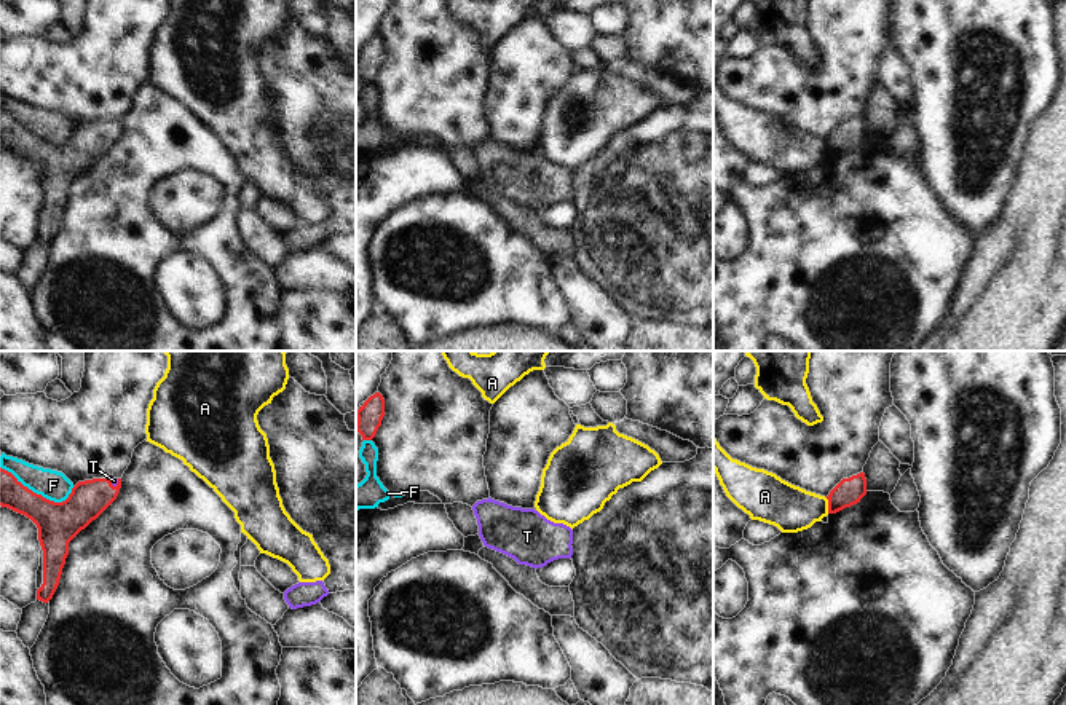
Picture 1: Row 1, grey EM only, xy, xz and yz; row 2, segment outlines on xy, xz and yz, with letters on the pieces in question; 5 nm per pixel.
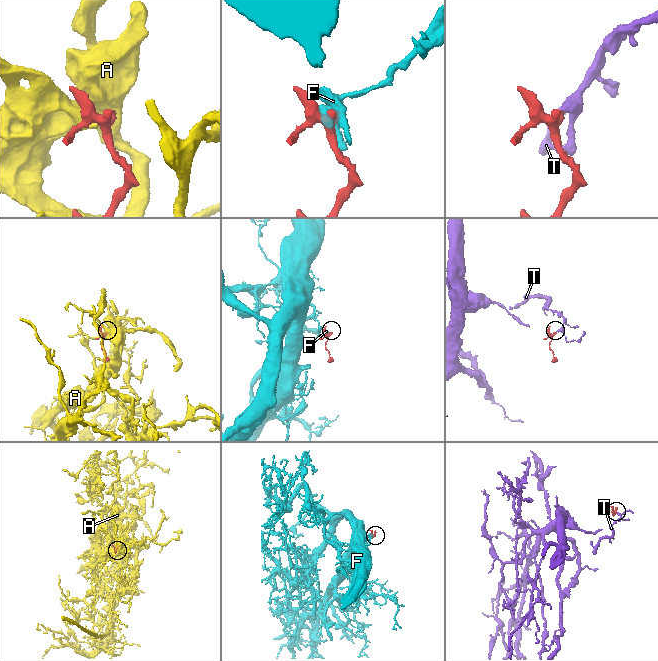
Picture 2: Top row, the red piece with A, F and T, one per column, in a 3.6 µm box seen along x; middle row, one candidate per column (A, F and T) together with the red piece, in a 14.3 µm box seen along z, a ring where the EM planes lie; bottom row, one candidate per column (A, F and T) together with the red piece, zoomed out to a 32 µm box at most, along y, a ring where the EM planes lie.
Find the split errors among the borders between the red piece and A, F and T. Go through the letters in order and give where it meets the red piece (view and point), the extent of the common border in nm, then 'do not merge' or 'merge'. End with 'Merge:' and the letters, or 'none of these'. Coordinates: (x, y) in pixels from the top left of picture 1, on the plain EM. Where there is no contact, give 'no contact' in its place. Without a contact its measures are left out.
A: meets red in yz at (829, 149); contact 80 nm long; do not merge
F: meets red in xy at (39, 137); contact 400 nm long; do not merge
T: meets red in xy at (112, 128); contact 60 nm long; merge
Merge: T

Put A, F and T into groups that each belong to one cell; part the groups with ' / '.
A / F / T

